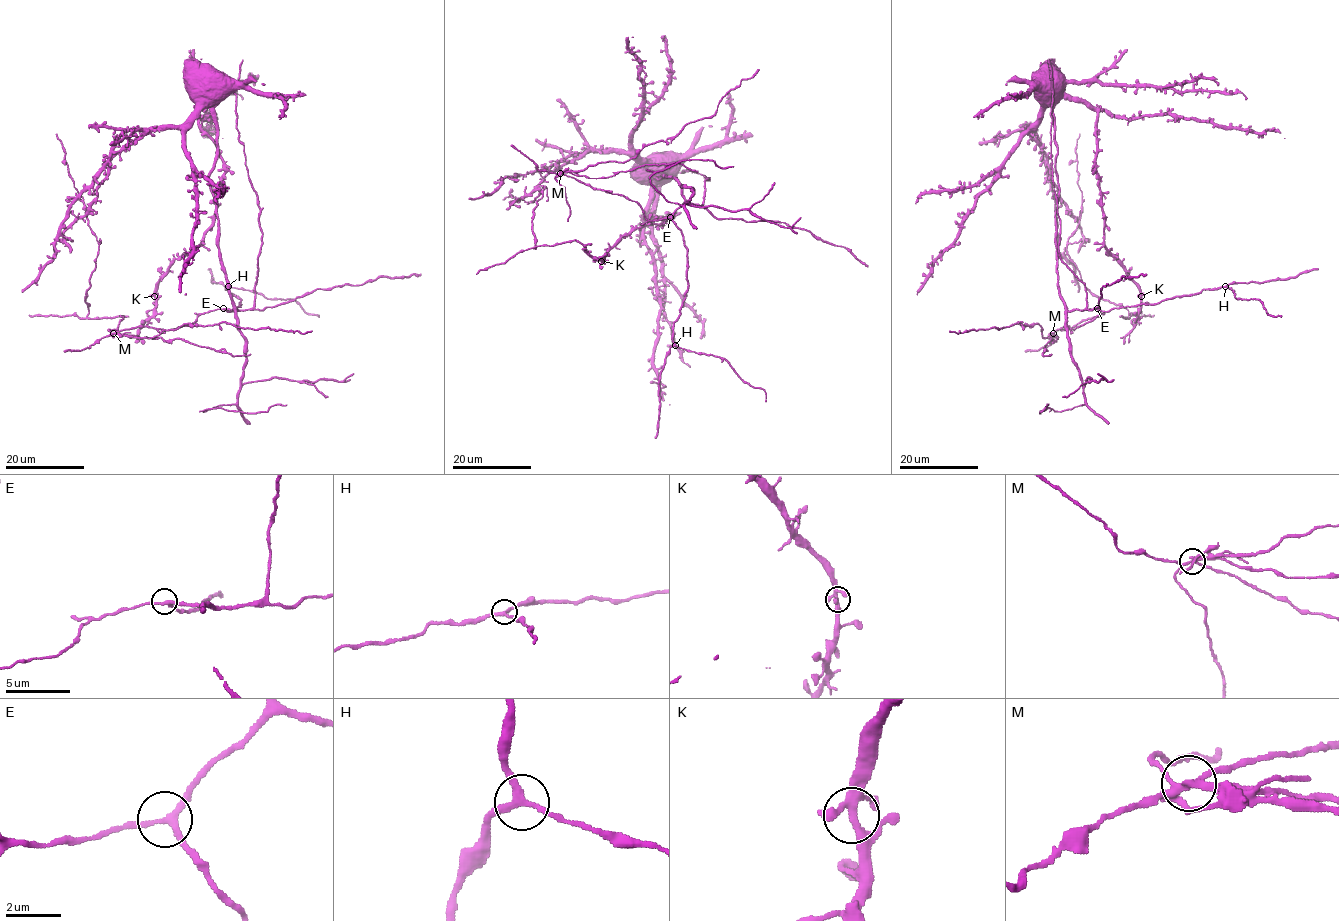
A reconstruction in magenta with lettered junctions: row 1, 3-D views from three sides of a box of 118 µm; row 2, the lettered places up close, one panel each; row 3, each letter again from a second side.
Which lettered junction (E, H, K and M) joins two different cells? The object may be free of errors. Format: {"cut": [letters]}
{"cut": ["M"]}

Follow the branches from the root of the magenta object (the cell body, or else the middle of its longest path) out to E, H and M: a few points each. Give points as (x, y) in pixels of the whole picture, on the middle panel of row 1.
E: (647, 169), (645, 160), (664, 176), (656, 179), (664, 175), (674, 178), (681, 188), (684, 202), (670, 217)
H: (647, 169), (645, 160), (664, 176), (656, 179), (674, 178), (684, 199), (672, 216), (687, 263), (675, 345)
M: (647, 169), (681, 188), (670, 217), (647, 220), (636, 202), (560, 173)

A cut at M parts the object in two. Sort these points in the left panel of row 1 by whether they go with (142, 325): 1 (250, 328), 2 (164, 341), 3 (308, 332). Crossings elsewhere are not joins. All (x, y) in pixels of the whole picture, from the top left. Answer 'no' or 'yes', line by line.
1: no
2: no
3: no

